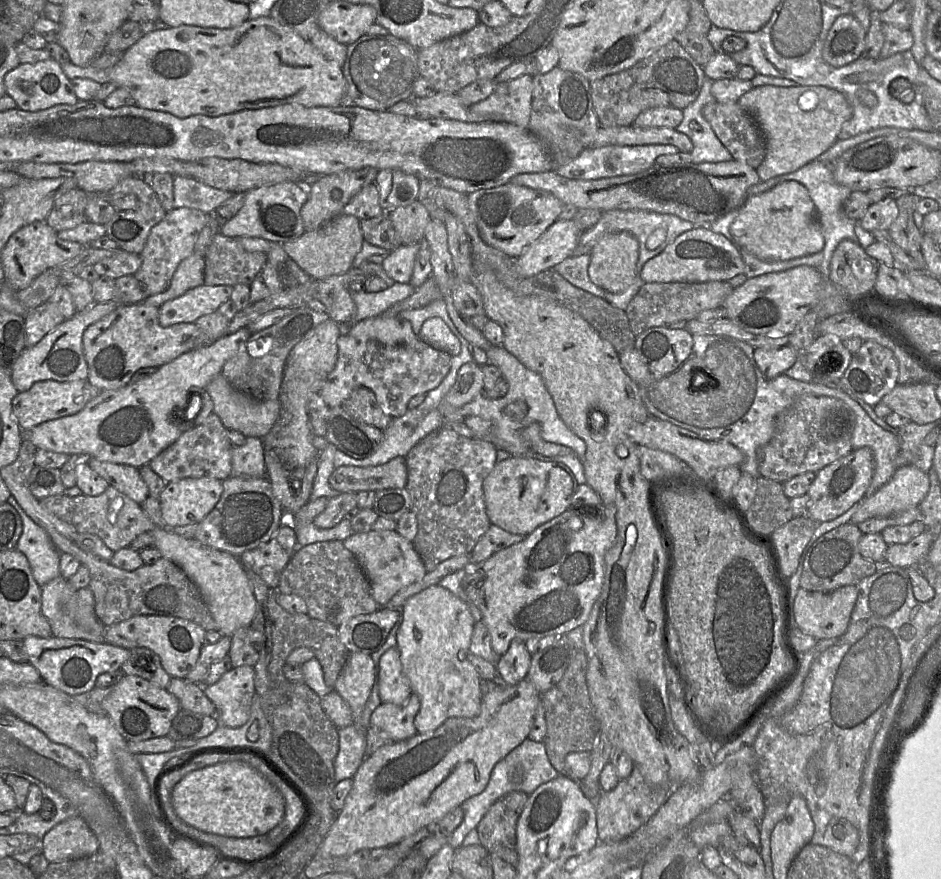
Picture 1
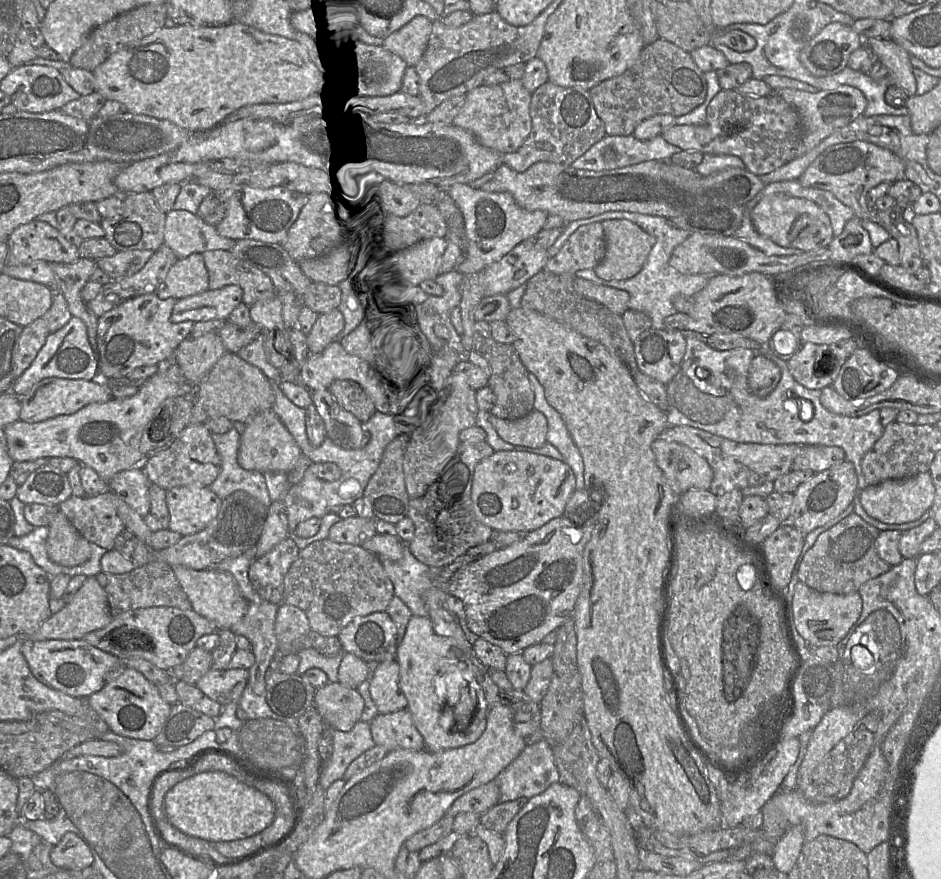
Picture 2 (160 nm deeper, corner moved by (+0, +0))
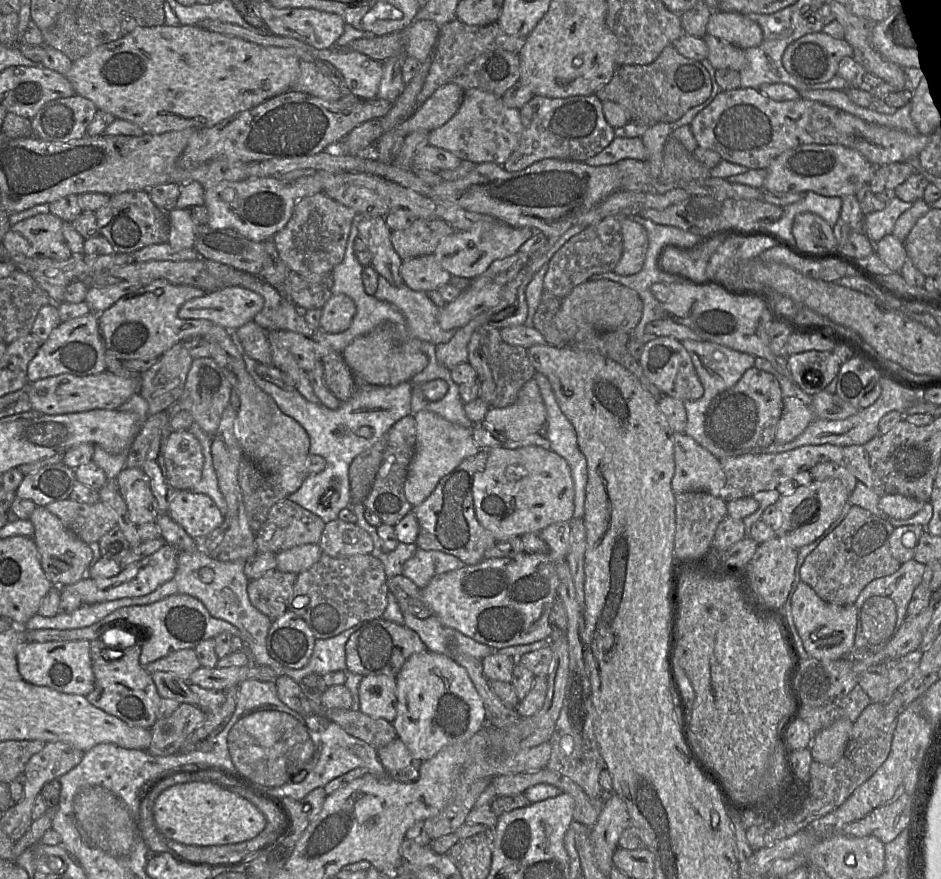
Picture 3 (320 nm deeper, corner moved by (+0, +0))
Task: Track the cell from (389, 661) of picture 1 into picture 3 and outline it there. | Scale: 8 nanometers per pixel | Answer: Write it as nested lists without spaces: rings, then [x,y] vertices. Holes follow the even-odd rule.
[[[387,675],[363,677],[359,684],[359,710],[392,723],[397,715],[397,681]]]

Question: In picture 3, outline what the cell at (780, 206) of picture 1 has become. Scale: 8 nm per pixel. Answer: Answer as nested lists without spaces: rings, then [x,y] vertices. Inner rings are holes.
[[[803,212],[794,218],[792,234],[796,246],[808,253],[826,253],[837,249],[833,228],[815,213]]]

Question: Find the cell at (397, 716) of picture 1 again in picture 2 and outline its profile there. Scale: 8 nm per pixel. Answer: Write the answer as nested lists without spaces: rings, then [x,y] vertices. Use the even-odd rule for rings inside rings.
[[[407,708],[394,713],[377,714],[370,722],[370,730],[375,744],[388,752],[396,749],[425,748],[423,737]]]

